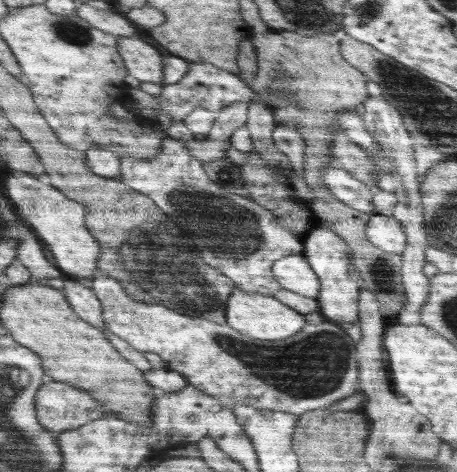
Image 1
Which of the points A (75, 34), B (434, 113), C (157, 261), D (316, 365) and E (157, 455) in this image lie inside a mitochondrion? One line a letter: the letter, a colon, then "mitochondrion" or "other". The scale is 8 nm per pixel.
A: mitochondrion
B: mitochondrion
C: mitochondrion
D: mitochondrion
E: other

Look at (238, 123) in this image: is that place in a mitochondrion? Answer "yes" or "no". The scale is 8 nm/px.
no

